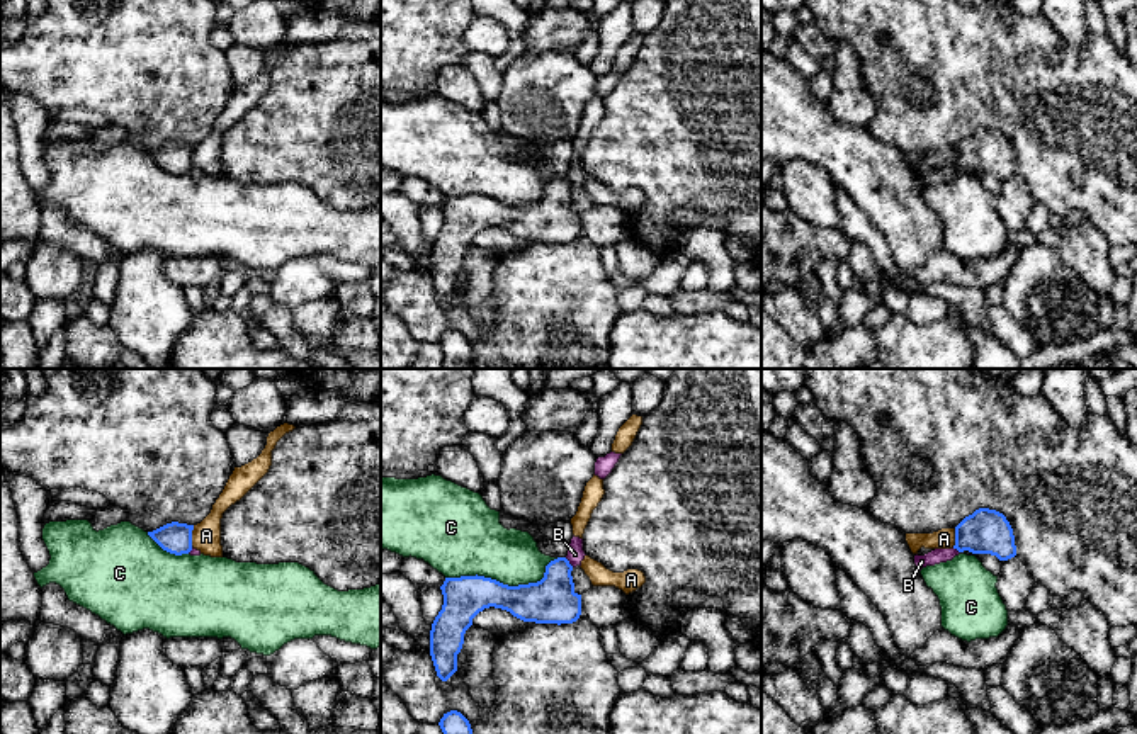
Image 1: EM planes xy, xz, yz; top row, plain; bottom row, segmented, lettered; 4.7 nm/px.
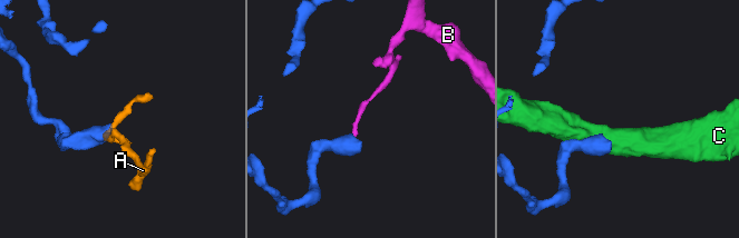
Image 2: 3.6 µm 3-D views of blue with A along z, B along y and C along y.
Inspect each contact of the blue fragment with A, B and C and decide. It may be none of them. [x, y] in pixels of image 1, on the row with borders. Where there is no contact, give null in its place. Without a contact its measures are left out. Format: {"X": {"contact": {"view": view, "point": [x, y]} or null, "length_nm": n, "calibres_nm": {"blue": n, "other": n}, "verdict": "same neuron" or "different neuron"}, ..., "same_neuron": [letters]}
{"A": {"contact": {"view": "xy", "point": [191, 536]}, "length_nm": 110, "calibres_nm": {"blue": 150, "other": 140}, "verdict": "different neuron"}, "B": {"contact": {"view": "xz", "point": [568, 563]}, "length_nm": 60, "calibres_nm": {"blue": 220, "other": 80}, "verdict": "different neuron"}, "C": {"contact": {"view": "xz", "point": [505, 585]}, "length_nm": 550, "calibres_nm": {"blue": 220, "other": 300}, "verdict": "different neuron"}, "same_neuron": []}

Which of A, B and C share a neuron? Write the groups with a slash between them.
A / B / C

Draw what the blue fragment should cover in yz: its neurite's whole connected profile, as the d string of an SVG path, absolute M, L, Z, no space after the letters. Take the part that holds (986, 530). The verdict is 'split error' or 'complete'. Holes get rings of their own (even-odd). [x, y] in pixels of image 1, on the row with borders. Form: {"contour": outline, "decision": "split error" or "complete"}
{"contour": "M979 508L955 527L959 552L991 554L999 561L1016 556L1015 535L1006 517L996 510Z", "decision": "complete"}

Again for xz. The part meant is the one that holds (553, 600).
{"contour": "M557 557L537 583L508 586L484 576L445 578L444 605L430 630L430 656L442 681L457 671L457 654L472 618L484 608L510 612L523 622L573 624L581 615L581 595L574 591L573 566Z", "decision": "complete"}

